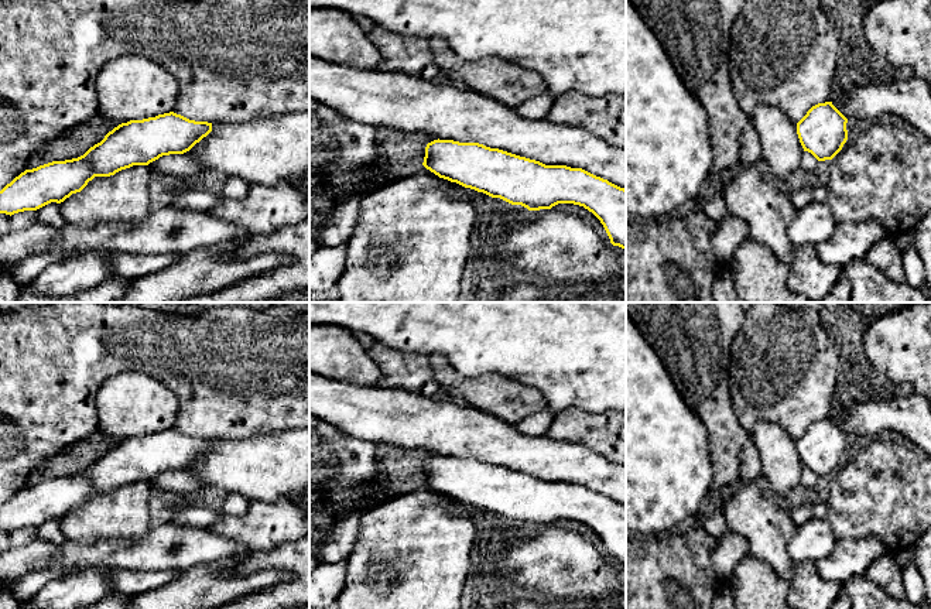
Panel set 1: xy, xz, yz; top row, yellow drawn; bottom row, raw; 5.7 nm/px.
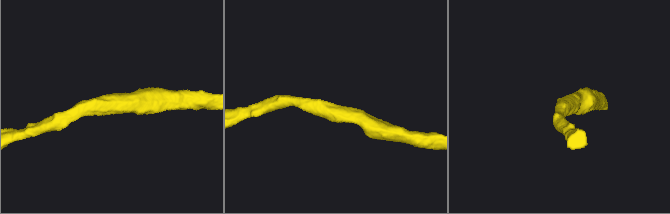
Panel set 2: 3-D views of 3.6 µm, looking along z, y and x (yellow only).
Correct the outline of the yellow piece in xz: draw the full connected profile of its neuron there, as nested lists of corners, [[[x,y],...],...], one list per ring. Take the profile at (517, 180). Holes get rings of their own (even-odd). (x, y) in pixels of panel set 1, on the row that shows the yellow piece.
[[[309,57],[309,97],[376,129],[434,136],[422,165],[439,178],[528,211],[558,203],[583,206],[600,220],[610,243],[626,249],[626,150],[583,129],[526,119],[465,86],[437,85],[403,72],[359,69],[314,57]]]

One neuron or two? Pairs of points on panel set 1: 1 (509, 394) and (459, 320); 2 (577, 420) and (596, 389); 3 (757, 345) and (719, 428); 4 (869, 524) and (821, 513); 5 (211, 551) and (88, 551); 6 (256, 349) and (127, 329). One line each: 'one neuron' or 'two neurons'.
1: two neurons
2: two neurons
3: two neurons
4: two neurons
5: one neuron
6: one neuron

